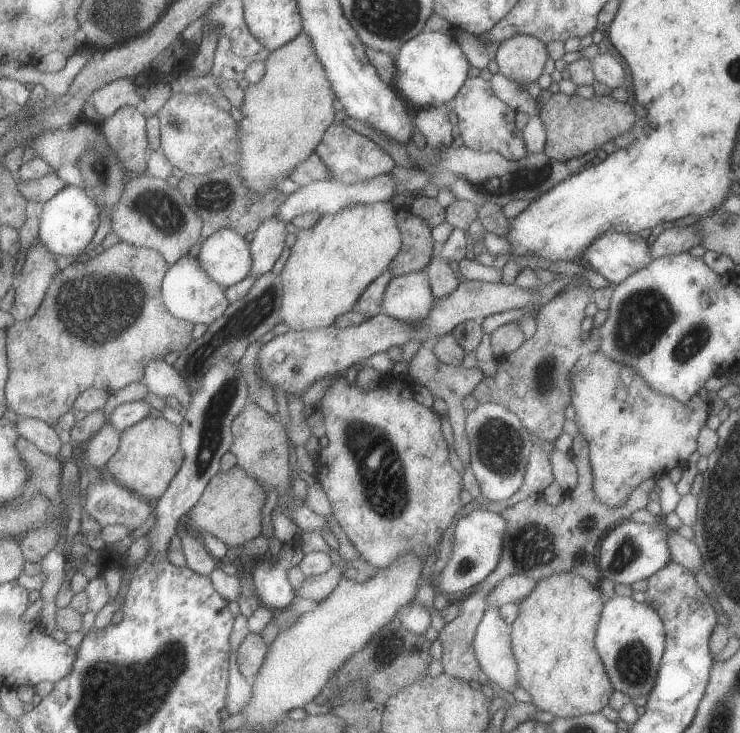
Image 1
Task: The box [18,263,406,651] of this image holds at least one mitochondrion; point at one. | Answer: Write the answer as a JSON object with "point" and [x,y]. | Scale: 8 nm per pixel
{"point":[98,313]}

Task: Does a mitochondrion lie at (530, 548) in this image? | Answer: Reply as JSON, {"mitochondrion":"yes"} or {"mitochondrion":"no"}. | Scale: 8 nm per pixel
{"mitochondrion":"yes"}

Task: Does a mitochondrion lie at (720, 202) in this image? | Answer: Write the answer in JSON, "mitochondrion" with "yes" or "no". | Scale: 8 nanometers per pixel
{"mitochondrion":"no"}

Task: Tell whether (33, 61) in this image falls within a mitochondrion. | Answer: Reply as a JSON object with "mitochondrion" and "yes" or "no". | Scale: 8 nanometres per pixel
{"mitochondrion":"no"}

